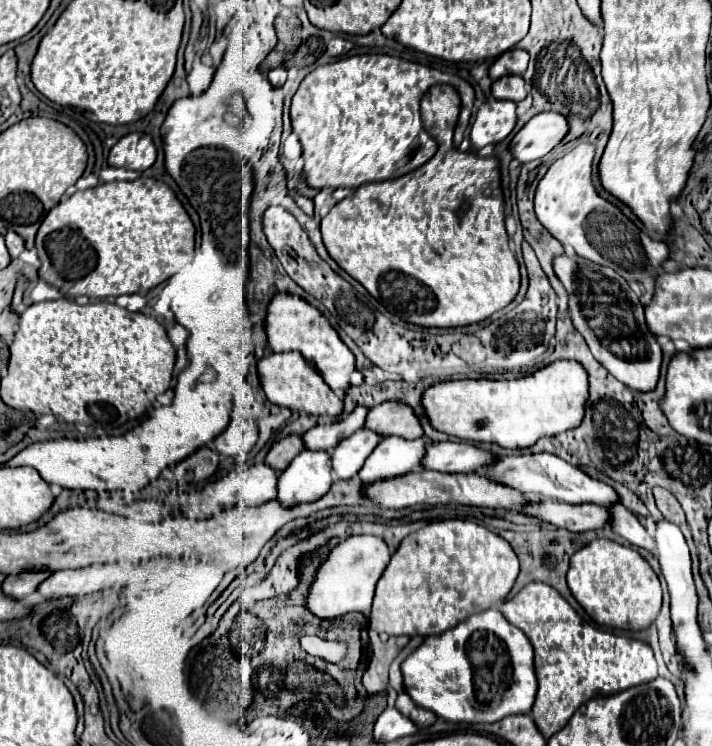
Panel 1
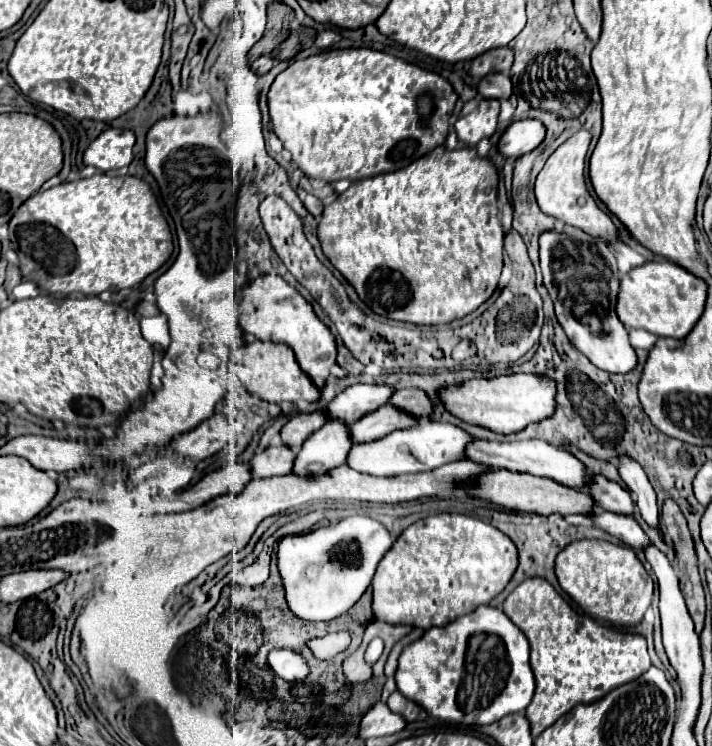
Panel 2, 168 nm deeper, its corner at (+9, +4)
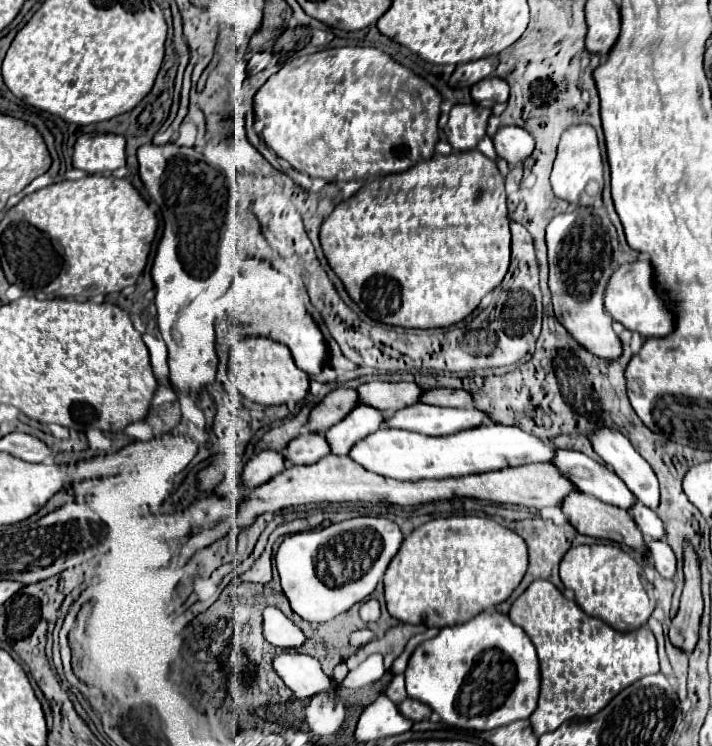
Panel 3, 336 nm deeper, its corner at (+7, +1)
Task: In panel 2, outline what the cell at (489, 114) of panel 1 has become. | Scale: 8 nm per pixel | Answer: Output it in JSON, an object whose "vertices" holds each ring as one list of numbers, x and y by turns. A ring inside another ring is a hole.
{"vertices":[[475,97,467,101,455,121,457,139,463,145,475,147,481,139,491,137,497,129,497,115,499,115,499,101,497,99,483,99]]}

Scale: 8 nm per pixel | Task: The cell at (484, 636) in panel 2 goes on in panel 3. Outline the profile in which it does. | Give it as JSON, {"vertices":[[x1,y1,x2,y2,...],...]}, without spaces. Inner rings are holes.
{"vertices":[[485,610,465,624,441,628,433,640,419,644,409,658,405,684,409,698,431,706,431,710,437,712,447,724,465,730,493,730,503,724,529,718,537,708,539,660,533,642,519,626,515,626,501,612]]}

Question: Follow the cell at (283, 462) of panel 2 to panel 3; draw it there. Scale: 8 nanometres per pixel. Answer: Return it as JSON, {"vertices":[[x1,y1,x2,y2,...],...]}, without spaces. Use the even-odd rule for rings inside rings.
{"vertices":[[299,434,289,440,285,448,285,462,289,464,315,464,329,454,329,446,321,434]]}

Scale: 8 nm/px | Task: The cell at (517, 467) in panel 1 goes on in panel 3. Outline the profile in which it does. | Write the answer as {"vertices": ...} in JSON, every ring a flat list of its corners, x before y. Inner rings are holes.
{"vertices":[[641,502,635,504,635,508,629,508,631,512,631,518,635,520,637,528,643,532,643,536,647,540,659,540,665,536,665,530,663,530,663,522,659,520,659,516,649,510,647,506,643,506]]}

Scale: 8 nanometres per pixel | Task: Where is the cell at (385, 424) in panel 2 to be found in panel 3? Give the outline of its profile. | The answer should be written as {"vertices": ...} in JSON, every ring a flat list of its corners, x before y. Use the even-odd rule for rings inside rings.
{"vertices":[[411,404,403,412,393,412,387,416,387,428,399,428,409,432,419,432,425,436,447,436,467,428,479,426,487,416,477,408,439,408,427,404]]}

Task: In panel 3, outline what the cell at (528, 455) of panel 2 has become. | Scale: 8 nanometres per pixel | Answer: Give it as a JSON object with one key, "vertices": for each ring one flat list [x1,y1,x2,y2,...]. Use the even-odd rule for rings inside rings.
{"vertices":[[559,448,551,464,555,464,559,472,567,472,567,476,575,480,575,486,581,492,595,496,607,504,627,510,631,504,637,502,637,498,629,492,629,488,623,484,623,480,613,470,609,470,607,466,595,462,593,458,577,450]]}

